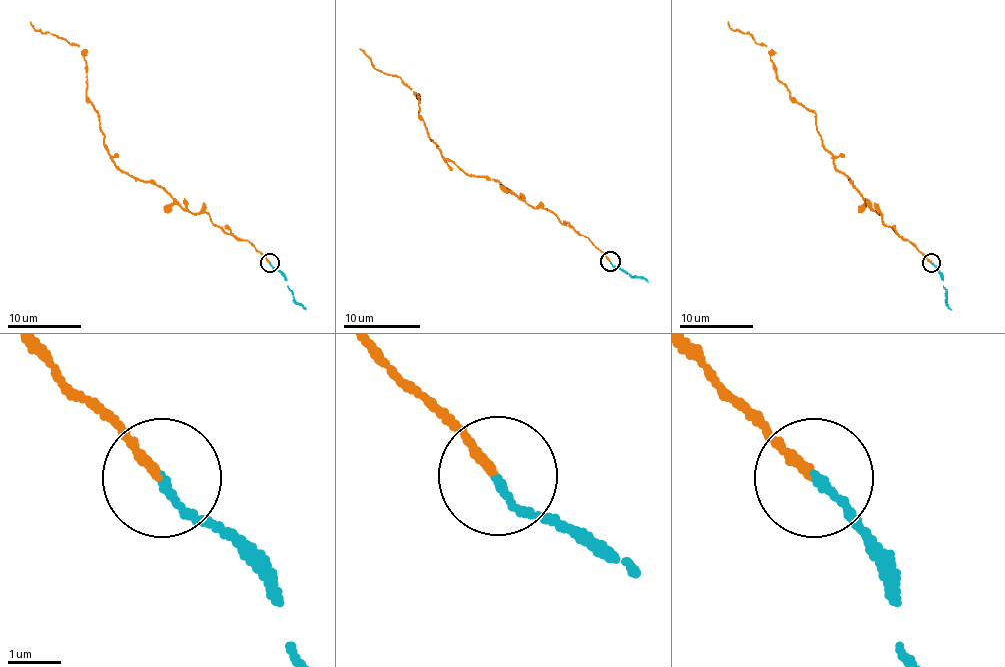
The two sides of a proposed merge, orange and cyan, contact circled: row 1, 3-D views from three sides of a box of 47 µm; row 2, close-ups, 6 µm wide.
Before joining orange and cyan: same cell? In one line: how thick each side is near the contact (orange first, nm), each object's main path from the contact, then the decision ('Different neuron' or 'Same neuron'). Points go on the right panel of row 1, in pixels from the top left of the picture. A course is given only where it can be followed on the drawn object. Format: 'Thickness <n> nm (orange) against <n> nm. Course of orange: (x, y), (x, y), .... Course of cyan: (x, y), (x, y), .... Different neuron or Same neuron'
Thickness 160 nm (orange) against 140 nm. Course of orange: (931, 262), (886, 225), (835, 165), (816, 130), (816, 115), (791, 95), (765, 45), (734, 30), (728, 21). Course of cyan: (931, 262), (943, 281), (945, 304), (951, 310). Same neuron

